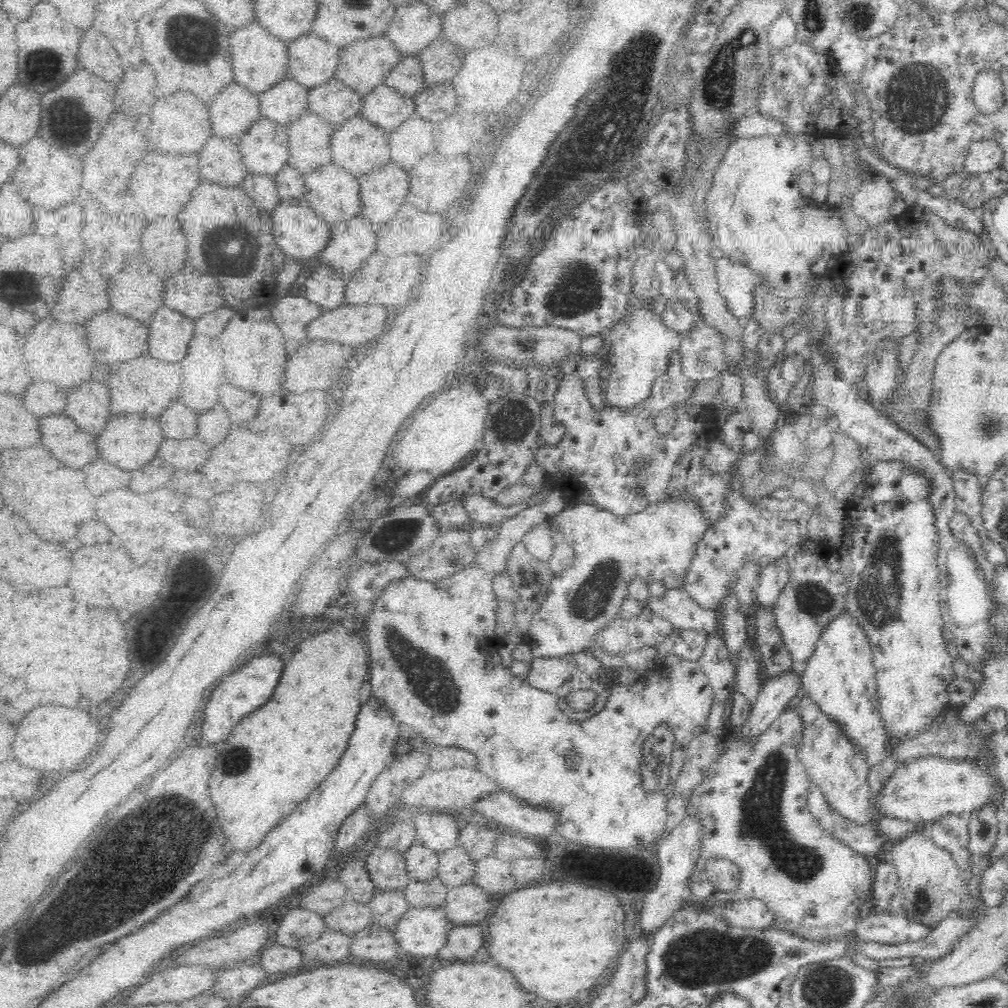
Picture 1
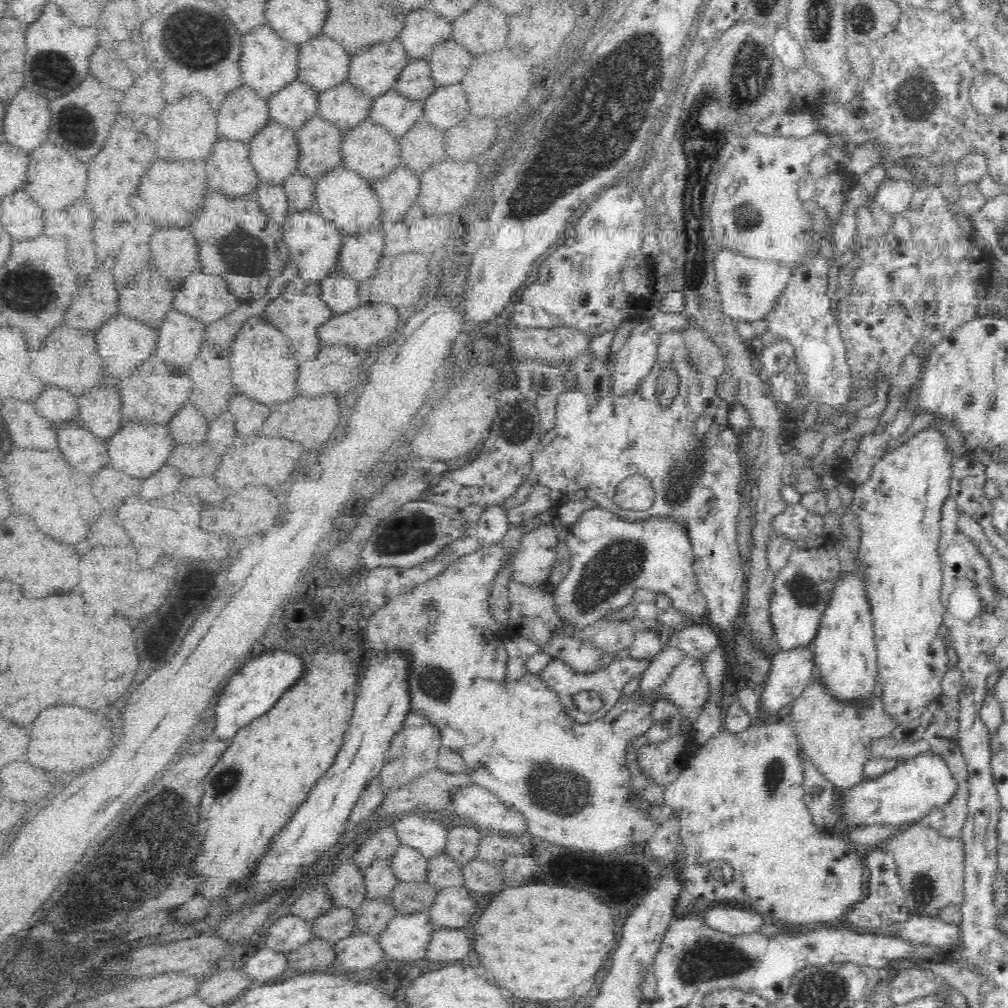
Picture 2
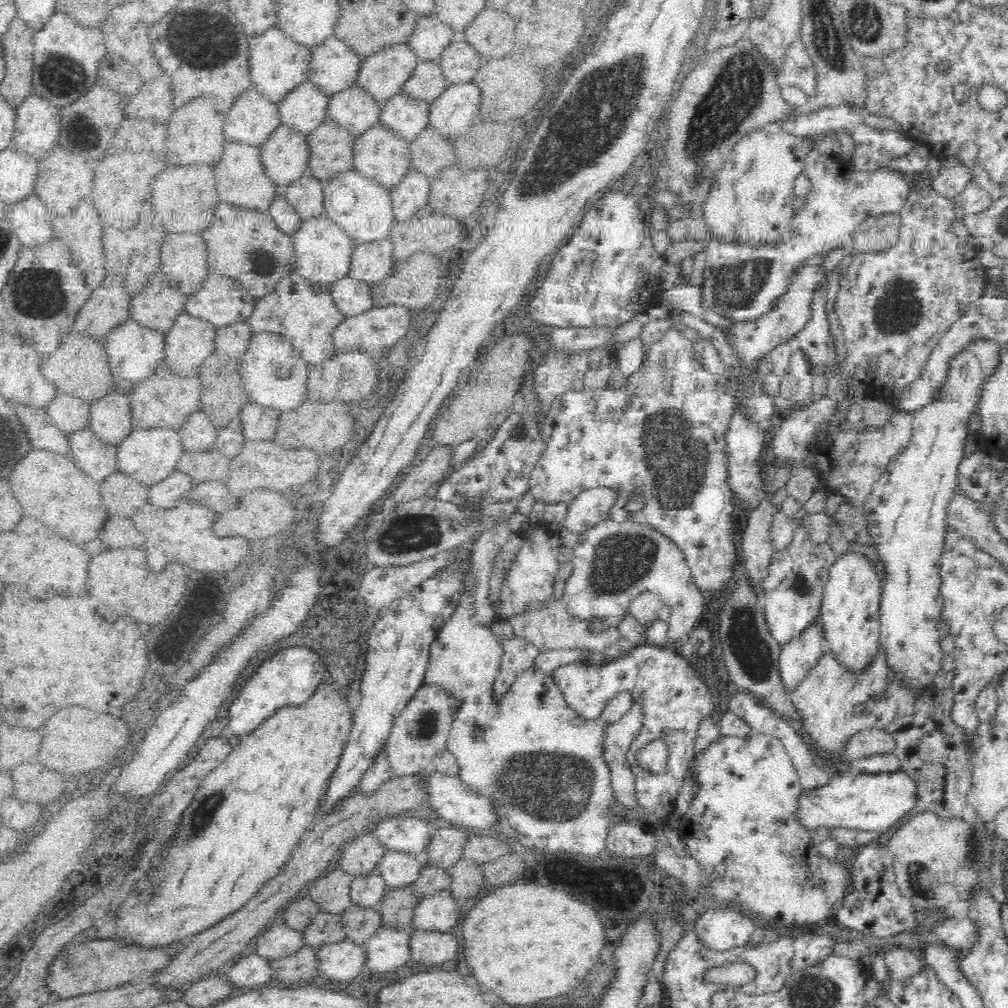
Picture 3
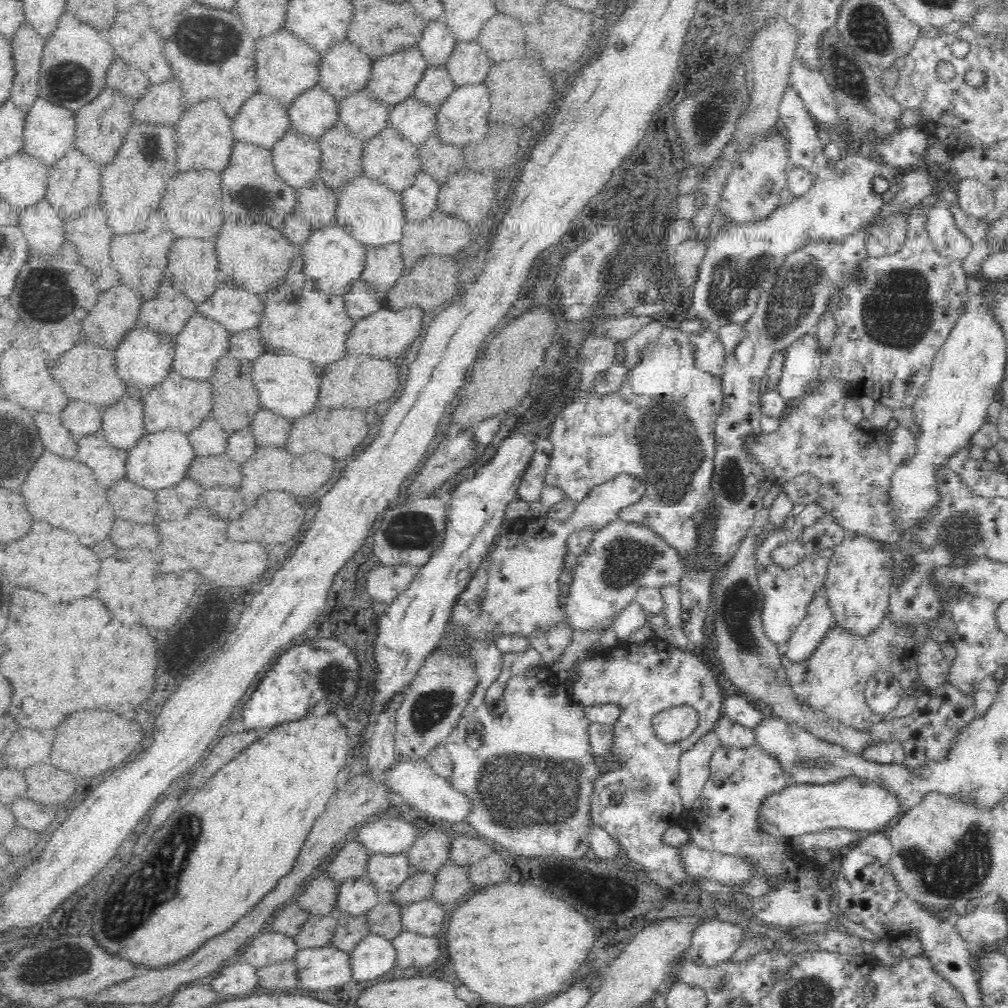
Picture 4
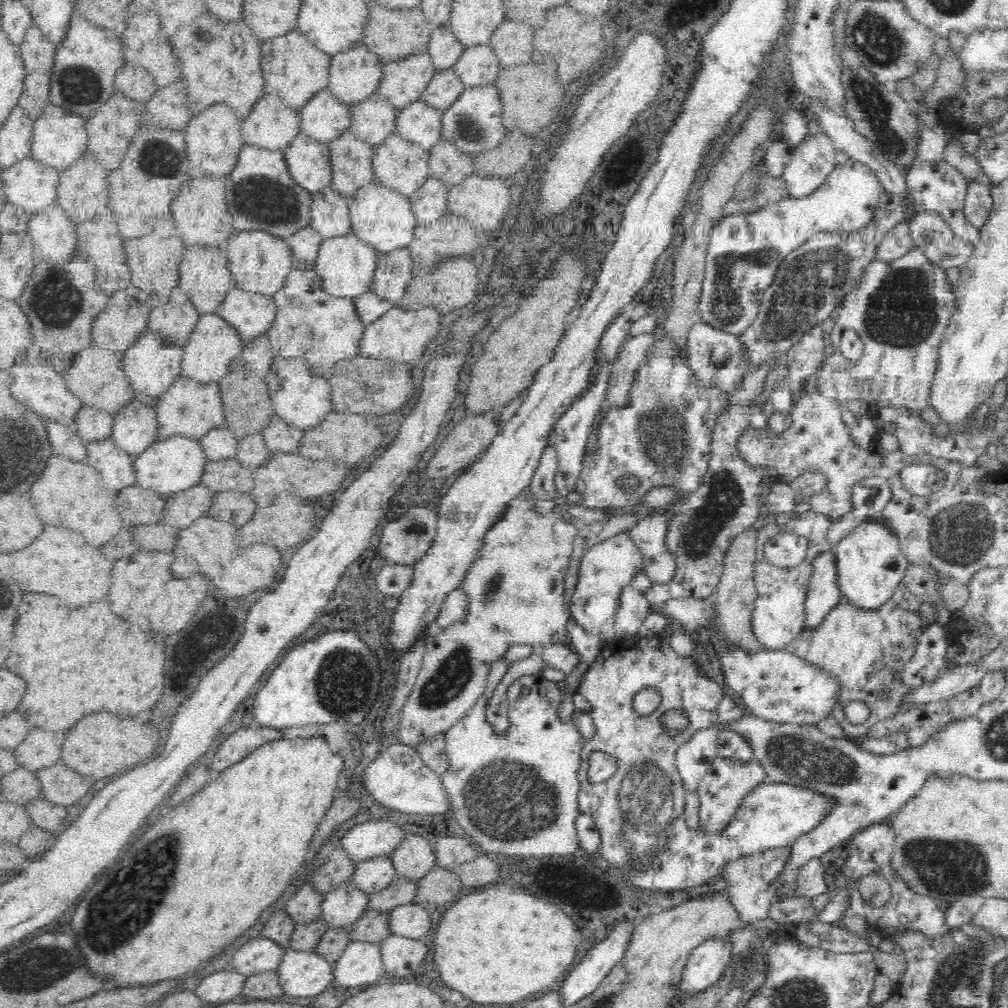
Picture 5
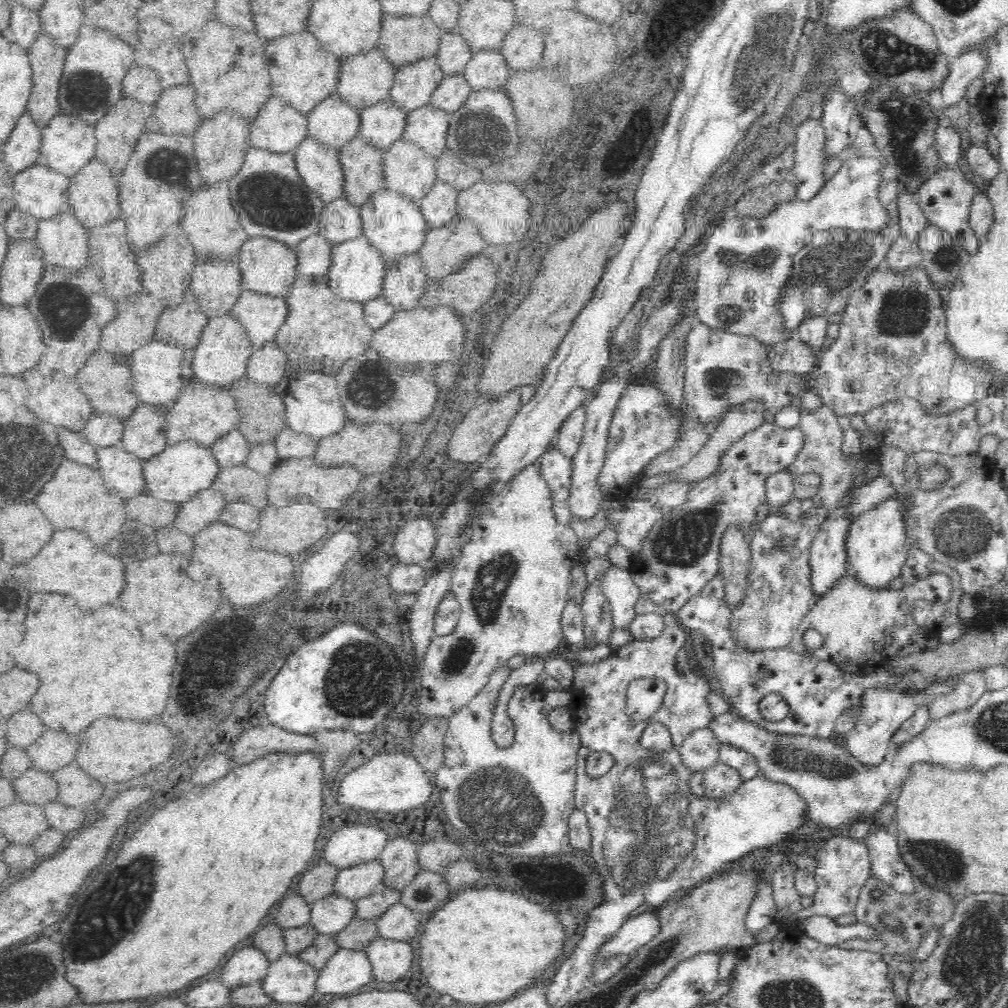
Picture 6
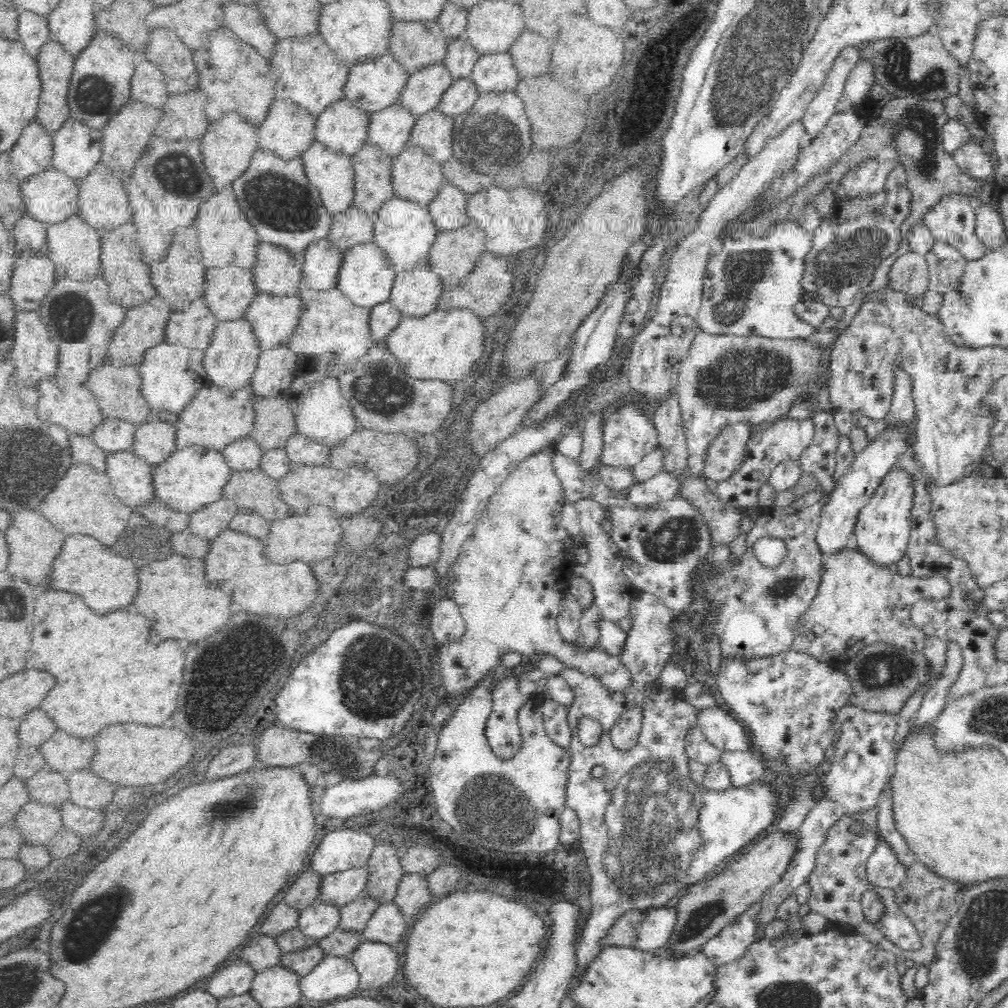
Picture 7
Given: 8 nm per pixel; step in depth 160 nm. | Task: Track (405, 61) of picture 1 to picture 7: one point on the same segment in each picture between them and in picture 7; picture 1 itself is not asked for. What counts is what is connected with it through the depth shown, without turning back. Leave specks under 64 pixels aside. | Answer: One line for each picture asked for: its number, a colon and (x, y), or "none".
2: (414, 81)
3: (426, 82)
4: (435, 85)
5: (444, 86)
6: (453, 91)
7: (459, 97)

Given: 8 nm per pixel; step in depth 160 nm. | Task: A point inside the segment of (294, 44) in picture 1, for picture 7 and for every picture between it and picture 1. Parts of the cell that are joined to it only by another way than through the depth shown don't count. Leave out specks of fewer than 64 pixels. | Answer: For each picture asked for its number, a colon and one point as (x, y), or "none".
2: (322, 63)
3: (333, 66)
4: (343, 68)
5: (353, 74)
6: (363, 79)
7: (376, 83)

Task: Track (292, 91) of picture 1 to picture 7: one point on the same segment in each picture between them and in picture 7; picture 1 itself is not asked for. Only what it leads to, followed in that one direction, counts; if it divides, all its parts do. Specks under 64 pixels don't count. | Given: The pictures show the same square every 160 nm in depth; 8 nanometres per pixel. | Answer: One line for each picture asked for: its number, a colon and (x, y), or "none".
2: (296, 102)
3: (303, 108)
4: (315, 110)
5: (323, 118)
6: (332, 121)
7: (341, 126)

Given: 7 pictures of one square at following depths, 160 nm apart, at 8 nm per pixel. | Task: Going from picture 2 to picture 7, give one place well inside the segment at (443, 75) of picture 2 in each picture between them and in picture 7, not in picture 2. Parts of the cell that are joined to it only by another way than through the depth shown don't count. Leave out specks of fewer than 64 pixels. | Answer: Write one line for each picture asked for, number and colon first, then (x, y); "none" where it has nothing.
3: (459, 63)
4: (467, 63)
5: (477, 65)
6: (485, 68)
7: (494, 72)

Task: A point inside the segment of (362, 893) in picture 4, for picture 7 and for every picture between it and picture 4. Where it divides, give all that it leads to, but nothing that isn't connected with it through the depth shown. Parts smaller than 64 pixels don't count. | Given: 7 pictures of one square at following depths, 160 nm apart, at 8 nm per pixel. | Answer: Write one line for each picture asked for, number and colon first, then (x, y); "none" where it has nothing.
5: (342, 907)
6: (332, 914)
7: (320, 919)

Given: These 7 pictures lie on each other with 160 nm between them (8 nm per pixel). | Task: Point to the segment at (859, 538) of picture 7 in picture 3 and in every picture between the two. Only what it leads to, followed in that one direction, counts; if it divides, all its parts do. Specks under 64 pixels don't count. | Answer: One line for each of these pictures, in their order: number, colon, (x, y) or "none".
3: (849, 615)
4: (860, 575)
5: (869, 563)
6: (876, 546)

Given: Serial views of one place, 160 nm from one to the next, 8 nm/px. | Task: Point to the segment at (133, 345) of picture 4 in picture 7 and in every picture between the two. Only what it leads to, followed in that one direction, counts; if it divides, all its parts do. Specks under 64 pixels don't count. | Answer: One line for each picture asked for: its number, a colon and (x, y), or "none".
5: (151, 366)
6: (160, 372)
7: (171, 374)

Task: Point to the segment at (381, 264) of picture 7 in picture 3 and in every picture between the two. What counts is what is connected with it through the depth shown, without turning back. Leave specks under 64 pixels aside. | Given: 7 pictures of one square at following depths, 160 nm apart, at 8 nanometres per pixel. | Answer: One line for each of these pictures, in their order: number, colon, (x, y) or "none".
3: (322, 250)
4: (334, 259)
5: (345, 263)
6: (356, 271)

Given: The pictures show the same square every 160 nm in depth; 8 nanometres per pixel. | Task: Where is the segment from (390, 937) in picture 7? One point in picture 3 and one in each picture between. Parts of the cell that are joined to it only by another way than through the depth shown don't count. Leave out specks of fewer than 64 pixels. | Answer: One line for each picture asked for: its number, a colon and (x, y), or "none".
3: (438, 911)
4: (427, 917)
5: (411, 920)
6: (401, 923)

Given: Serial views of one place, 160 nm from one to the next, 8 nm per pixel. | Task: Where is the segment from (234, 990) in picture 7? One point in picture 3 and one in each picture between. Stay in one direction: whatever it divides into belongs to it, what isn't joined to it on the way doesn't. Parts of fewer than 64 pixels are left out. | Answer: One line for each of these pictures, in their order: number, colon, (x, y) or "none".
3: (284, 942)
4: (270, 946)
5: (262, 954)
6: (250, 963)

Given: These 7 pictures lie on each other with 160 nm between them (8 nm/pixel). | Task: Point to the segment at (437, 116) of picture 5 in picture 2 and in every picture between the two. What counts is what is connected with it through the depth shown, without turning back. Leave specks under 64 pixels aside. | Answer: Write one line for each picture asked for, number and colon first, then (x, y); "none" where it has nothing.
2: (394, 111)
3: (406, 116)
4: (413, 119)

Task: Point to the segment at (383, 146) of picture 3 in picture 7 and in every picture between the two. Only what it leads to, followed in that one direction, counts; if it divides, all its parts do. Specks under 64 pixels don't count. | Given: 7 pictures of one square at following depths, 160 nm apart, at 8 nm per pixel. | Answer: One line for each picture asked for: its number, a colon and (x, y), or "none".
4: (387, 157)
5: (399, 164)
6: (407, 168)
7: (415, 175)

